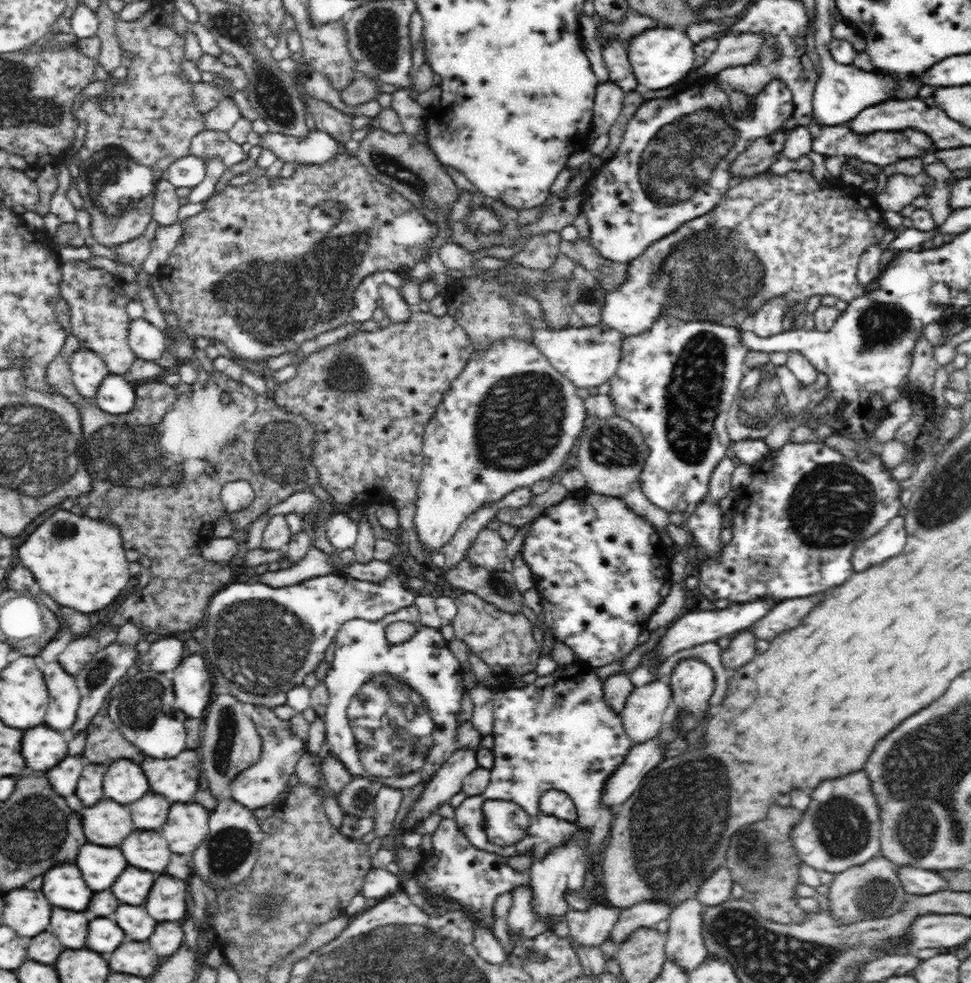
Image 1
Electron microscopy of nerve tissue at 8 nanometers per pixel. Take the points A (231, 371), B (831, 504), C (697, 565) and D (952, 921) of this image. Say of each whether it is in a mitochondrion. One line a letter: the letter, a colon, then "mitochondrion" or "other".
A: other
B: mitochondrion
C: other
D: other

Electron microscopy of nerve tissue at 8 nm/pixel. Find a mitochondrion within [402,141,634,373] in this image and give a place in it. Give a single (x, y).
(482, 221)

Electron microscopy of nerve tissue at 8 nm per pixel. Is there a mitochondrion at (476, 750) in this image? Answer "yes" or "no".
no

